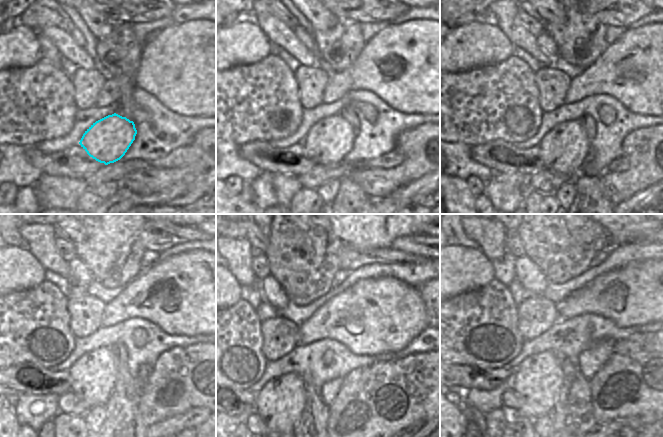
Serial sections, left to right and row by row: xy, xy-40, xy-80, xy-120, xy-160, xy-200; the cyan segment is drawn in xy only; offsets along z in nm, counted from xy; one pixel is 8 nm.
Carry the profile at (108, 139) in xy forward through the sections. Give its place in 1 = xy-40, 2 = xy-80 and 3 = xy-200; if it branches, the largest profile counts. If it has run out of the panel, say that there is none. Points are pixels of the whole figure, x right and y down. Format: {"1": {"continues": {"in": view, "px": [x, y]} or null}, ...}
{"1": {"continues": {"in": "xy-40", "px": [328, 142]}}, "2": {"continues": {"in": "xy-80", "px": [552, 142]}}, "3": {"continues": {"in": "xy-200", "px": [538, 379]}}}

